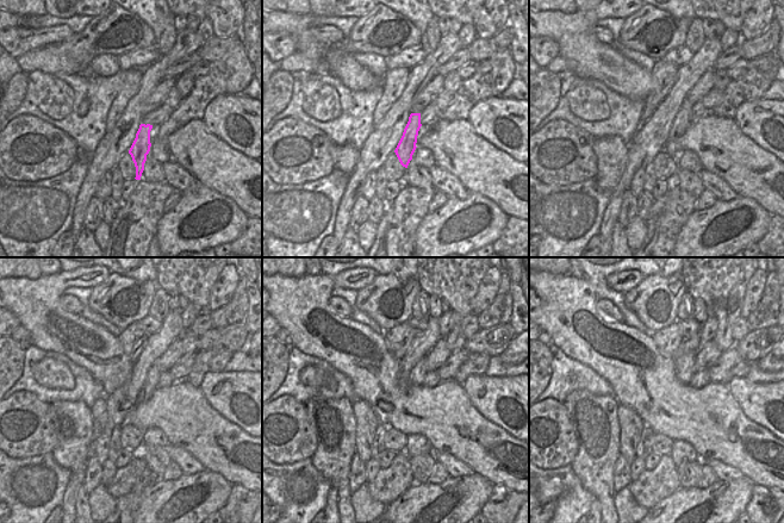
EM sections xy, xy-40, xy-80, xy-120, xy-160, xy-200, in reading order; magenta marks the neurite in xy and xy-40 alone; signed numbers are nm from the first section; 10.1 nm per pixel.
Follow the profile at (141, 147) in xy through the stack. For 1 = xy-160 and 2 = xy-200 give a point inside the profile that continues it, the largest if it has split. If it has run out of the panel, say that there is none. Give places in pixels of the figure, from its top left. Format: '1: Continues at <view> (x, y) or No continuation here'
1: Continues at xy-160 (417, 375)
2: Continues at xy-200 (684, 365)

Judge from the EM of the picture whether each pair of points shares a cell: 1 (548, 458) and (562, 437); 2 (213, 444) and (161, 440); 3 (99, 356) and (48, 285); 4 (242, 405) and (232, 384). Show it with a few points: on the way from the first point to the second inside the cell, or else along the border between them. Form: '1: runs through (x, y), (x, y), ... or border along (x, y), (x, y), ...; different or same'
1: runs through (548, 453), (558, 442); same
2: border along (143, 431), (149, 428), (159, 428), (169, 443); different
3: runs through (81, 338), (48, 303); same
4: runs through (242, 400), (234, 388); same

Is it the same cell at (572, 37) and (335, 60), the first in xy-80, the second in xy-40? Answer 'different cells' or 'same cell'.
same cell

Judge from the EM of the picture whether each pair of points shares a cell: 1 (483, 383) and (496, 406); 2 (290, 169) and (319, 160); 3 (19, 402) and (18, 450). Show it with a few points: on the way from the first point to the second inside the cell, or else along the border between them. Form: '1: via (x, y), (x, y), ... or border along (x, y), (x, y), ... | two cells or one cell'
1: via (483, 388), (495, 400) | one cell
2: via (297, 167), (312, 160) | one cell
3: via (32, 410), (39, 416), (39, 425), (30, 437) | one cell

